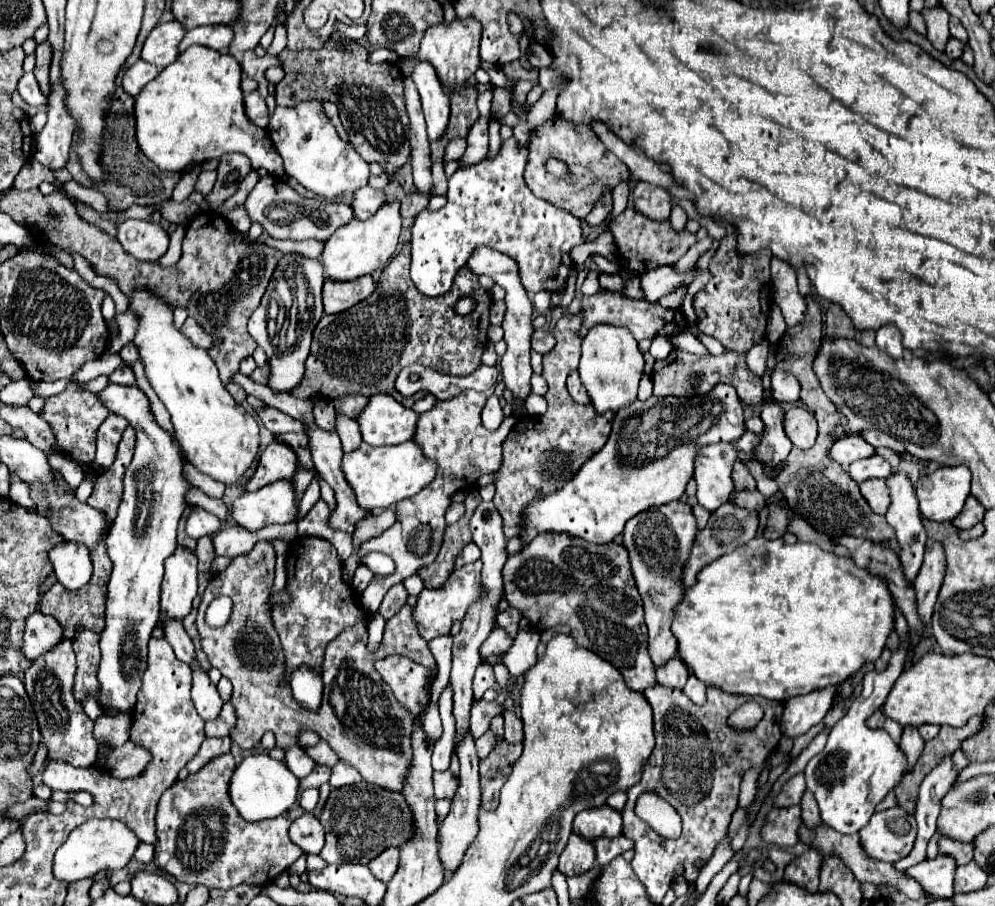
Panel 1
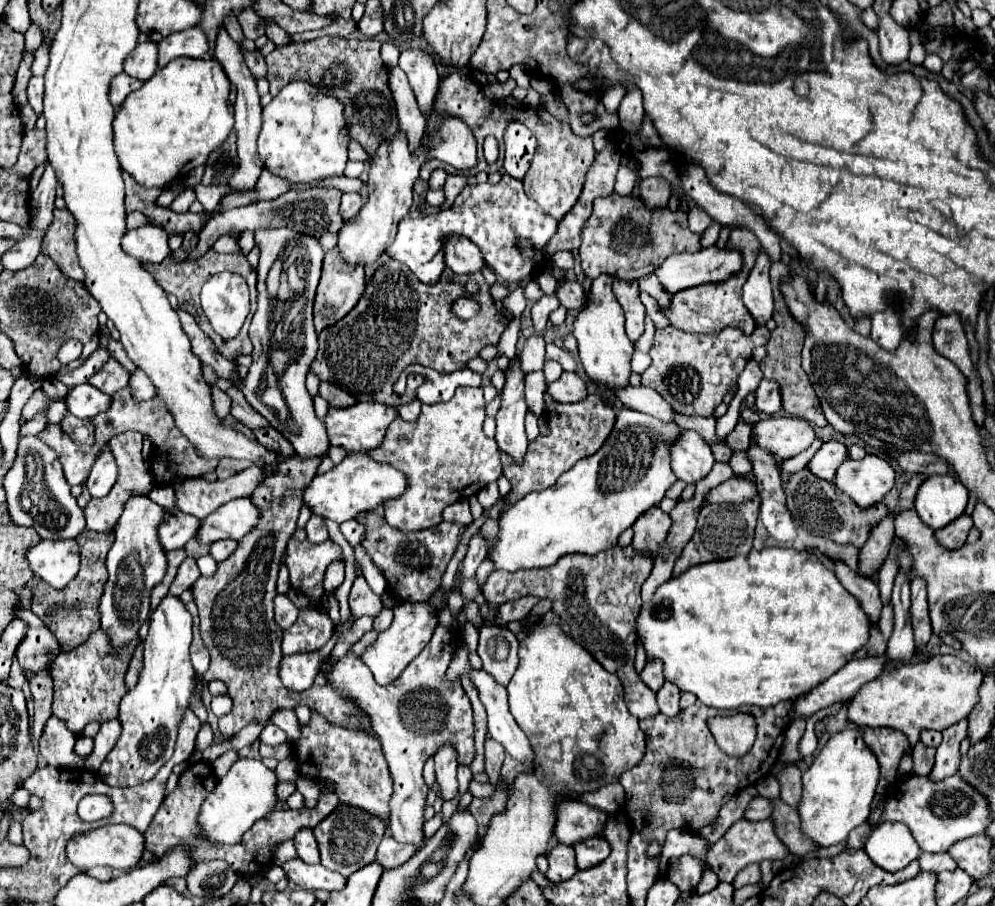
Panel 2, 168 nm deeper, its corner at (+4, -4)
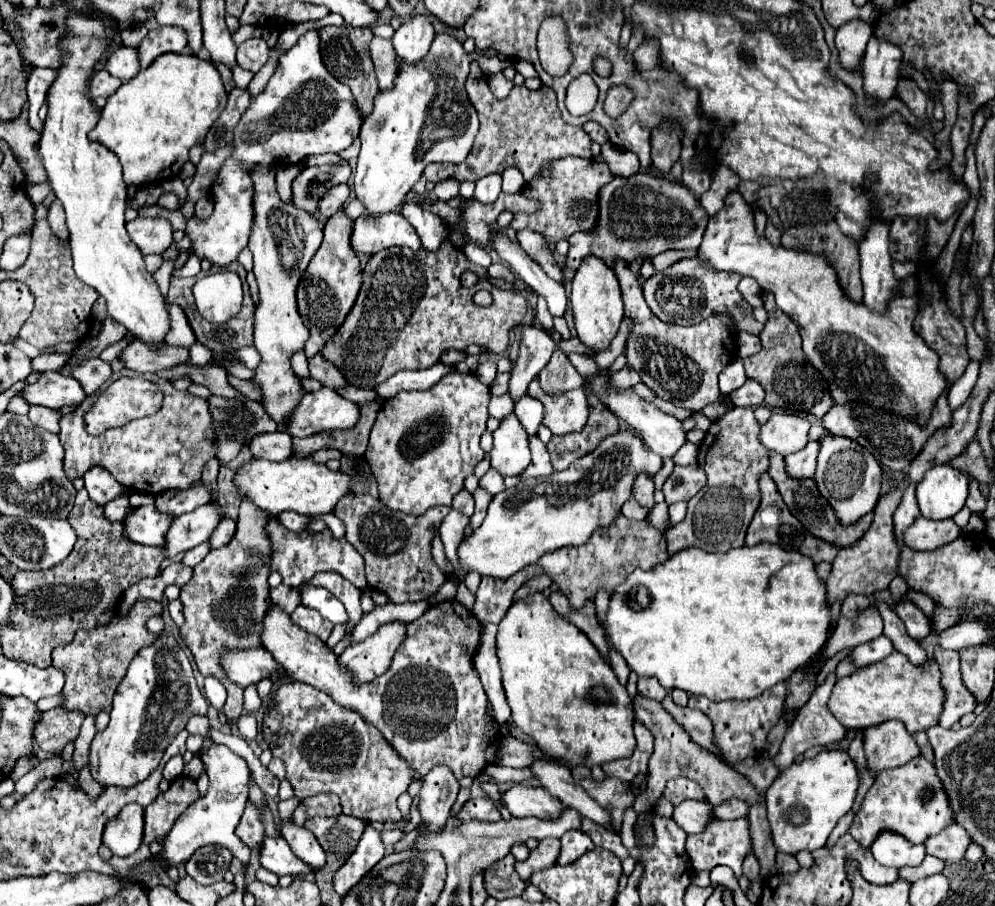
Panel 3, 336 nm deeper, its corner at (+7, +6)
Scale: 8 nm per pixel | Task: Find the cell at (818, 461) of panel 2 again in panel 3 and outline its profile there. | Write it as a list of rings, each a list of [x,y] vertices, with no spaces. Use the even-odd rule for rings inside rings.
[[[811,440],[803,450],[785,456],[785,464],[787,464],[787,474],[795,476],[795,478],[811,478],[817,470],[817,456],[819,456],[819,448],[821,442],[819,440]]]

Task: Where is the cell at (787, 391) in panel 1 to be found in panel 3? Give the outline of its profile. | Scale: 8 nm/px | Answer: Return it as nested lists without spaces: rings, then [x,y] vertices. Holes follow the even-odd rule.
[[[749,378],[741,388],[733,390],[729,398],[735,406],[761,406],[765,402],[765,390],[757,380]]]

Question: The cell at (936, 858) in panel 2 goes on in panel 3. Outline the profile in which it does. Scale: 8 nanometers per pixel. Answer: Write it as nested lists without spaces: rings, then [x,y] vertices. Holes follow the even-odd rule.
[[[927,854],[925,860],[919,866],[913,866],[913,868],[911,866],[903,866],[903,868],[899,868],[899,880],[915,882],[919,878],[925,878],[925,876],[931,876],[931,874],[939,874],[943,870],[943,866],[945,866],[943,860]]]

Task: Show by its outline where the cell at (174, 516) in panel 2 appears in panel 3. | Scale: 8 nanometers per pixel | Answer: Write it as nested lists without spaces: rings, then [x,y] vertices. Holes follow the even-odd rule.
[[[155,504],[141,506],[139,512],[129,512],[125,516],[125,534],[129,540],[147,544],[147,546],[163,546],[167,528],[173,524],[175,516],[173,514],[163,514],[155,508]]]

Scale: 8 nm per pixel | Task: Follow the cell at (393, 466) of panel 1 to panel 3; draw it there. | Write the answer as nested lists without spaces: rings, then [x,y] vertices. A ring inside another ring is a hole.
[[[251,458],[247,464],[239,468],[235,484],[239,486],[241,496],[249,496],[259,508],[271,514],[293,510],[315,518],[333,512],[337,502],[353,492],[351,474],[343,470],[329,470],[325,464],[317,464],[313,458],[301,458],[301,460],[291,458],[283,462]]]

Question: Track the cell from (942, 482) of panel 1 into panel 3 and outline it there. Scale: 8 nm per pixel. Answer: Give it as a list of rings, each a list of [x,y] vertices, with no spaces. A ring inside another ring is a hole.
[[[947,464],[927,470],[915,488],[921,516],[929,520],[953,518],[967,500],[967,484],[967,478]]]

